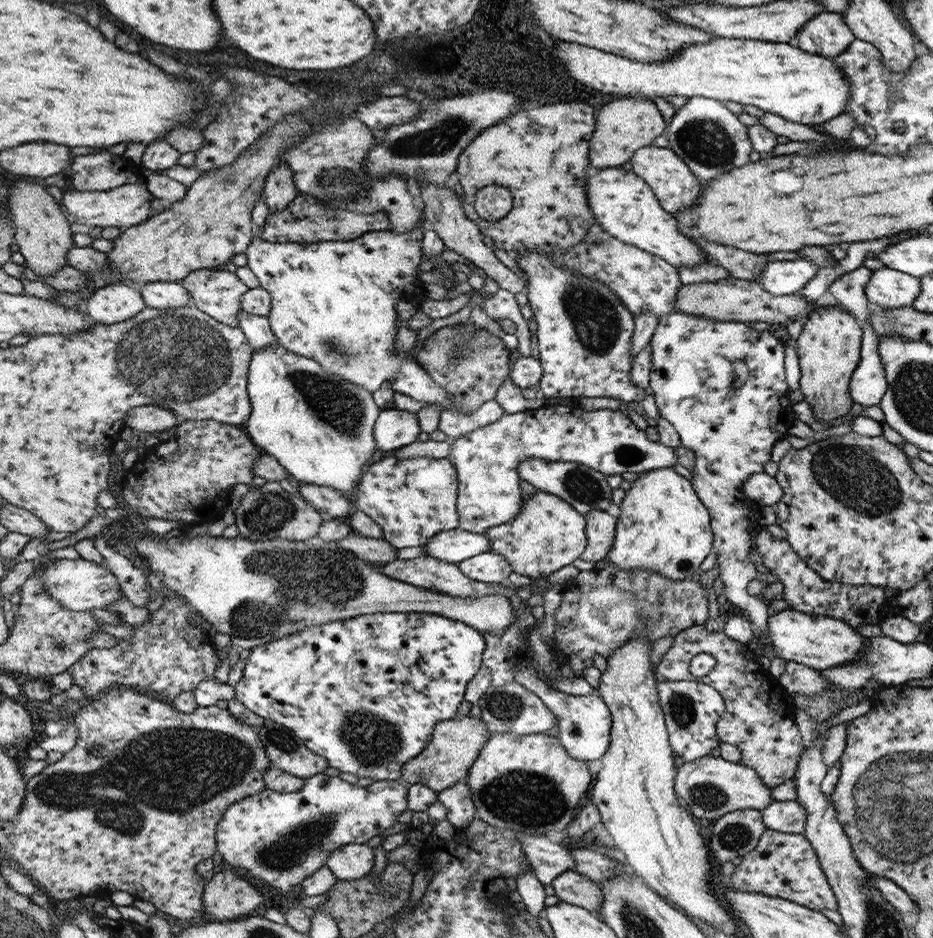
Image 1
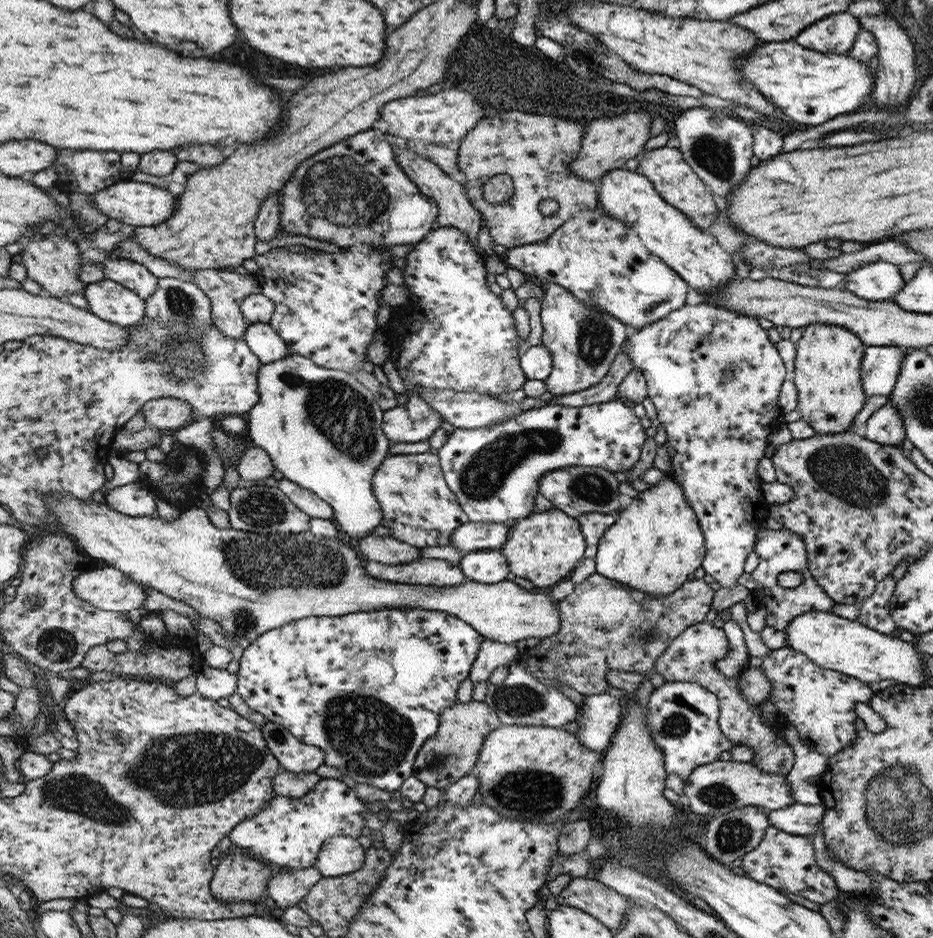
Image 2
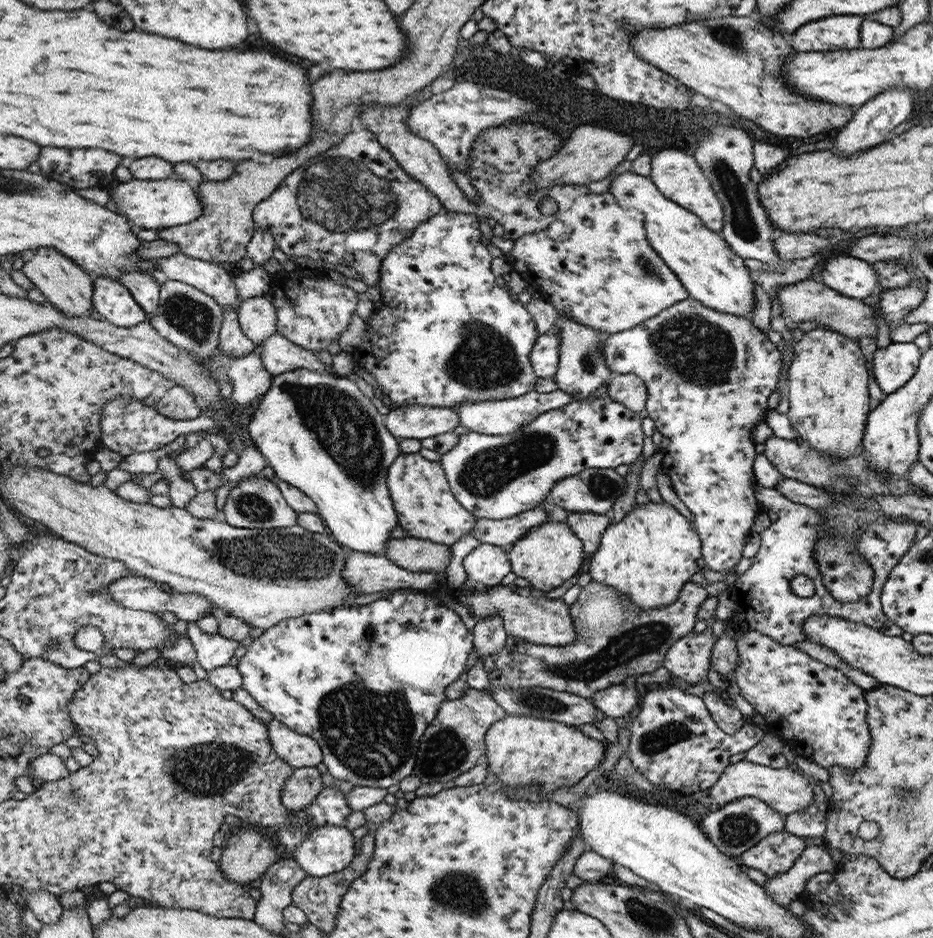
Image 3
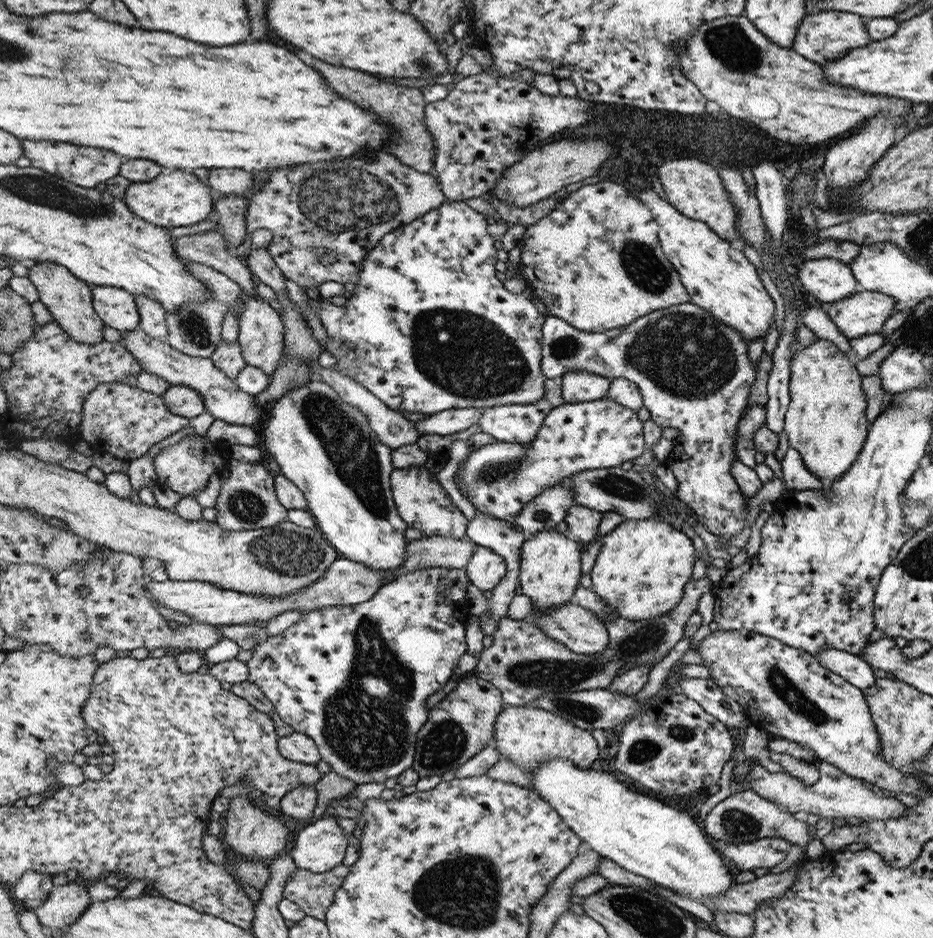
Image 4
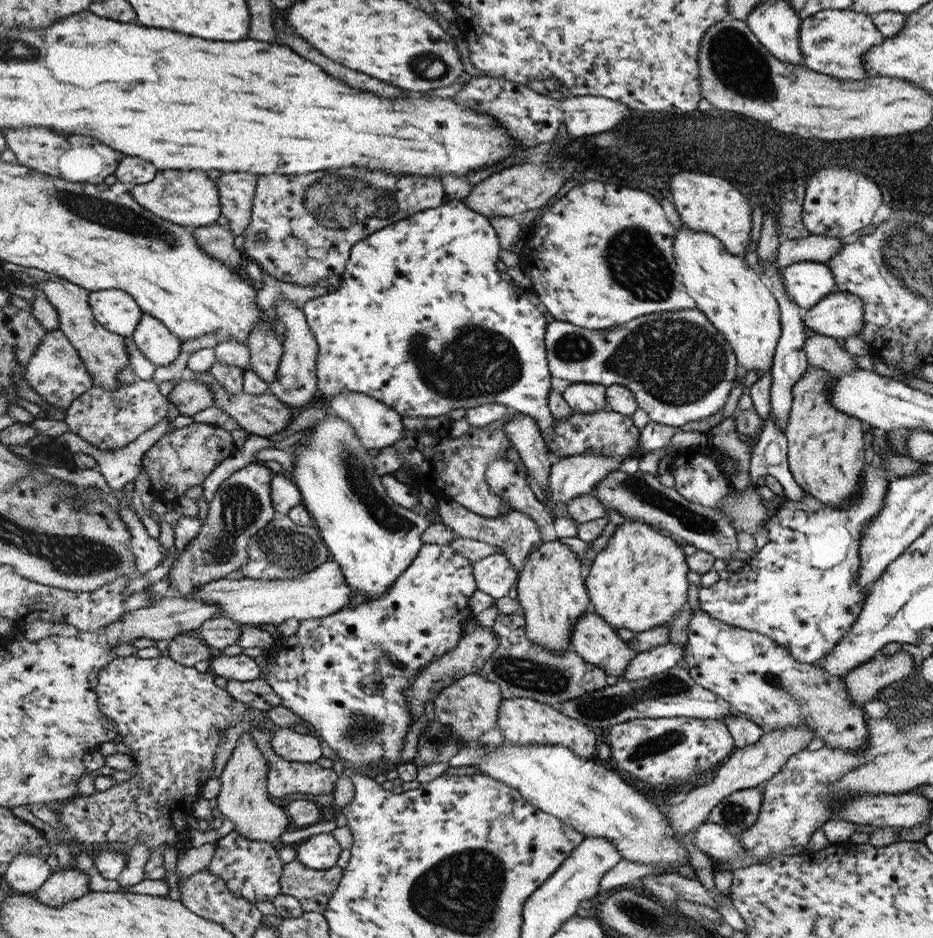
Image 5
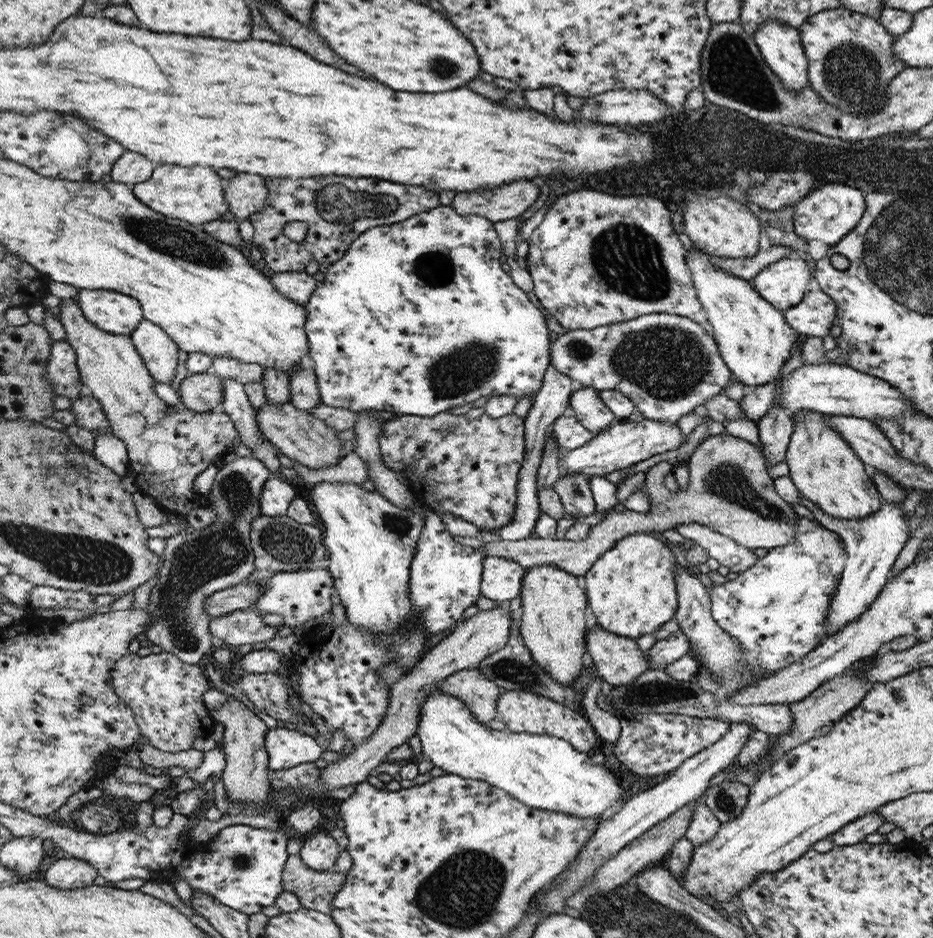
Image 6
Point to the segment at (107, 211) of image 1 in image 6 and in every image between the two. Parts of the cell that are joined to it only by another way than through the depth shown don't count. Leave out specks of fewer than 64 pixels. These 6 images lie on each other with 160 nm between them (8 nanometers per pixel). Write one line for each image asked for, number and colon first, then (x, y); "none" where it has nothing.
2: (139, 204)
3: (151, 204)
4: (177, 199)
5: (186, 198)
6: (195, 195)

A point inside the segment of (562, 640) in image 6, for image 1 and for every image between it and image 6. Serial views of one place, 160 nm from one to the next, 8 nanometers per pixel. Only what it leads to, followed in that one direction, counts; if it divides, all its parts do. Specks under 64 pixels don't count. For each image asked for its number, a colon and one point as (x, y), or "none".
1: (548, 533)
2: (546, 545)
3: (547, 555)
4: (550, 566)
5: (553, 598)

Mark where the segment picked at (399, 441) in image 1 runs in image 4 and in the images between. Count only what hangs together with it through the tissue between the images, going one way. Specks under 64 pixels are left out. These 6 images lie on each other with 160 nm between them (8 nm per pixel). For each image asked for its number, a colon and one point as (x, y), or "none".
2: (412, 421)
3: (415, 421)
4: (453, 420)

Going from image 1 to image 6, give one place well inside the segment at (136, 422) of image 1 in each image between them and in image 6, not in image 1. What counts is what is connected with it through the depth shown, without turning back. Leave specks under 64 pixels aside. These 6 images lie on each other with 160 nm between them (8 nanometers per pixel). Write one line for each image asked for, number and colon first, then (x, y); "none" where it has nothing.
2: (165, 413)
3: (178, 403)
4: (184, 401)
5: (190, 396)
6: (200, 392)

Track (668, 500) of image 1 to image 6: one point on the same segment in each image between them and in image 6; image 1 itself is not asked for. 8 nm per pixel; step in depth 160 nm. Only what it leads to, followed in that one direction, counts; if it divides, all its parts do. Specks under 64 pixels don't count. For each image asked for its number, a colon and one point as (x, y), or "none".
2: (657, 542)
3: (650, 555)
4: (642, 571)
5: (638, 582)
6: (632, 590)

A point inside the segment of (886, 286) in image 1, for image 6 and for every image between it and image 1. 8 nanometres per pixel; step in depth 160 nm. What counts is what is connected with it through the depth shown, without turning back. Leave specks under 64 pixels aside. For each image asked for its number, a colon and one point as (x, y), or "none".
2: (878, 281)
3: (852, 277)
4: (828, 279)
5: (807, 283)
6: (784, 283)

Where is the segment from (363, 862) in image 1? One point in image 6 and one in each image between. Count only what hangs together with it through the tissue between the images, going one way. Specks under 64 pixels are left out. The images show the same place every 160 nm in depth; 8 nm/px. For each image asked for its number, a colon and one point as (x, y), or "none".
2: (341, 855)
3: (329, 849)
4: (320, 847)
5: (320, 851)
6: (320, 852)

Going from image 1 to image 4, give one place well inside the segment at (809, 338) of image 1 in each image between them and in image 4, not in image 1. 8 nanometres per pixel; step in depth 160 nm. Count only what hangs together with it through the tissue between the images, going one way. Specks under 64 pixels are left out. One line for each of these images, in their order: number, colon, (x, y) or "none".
2: (828, 365)
3: (828, 396)
4: (826, 423)

